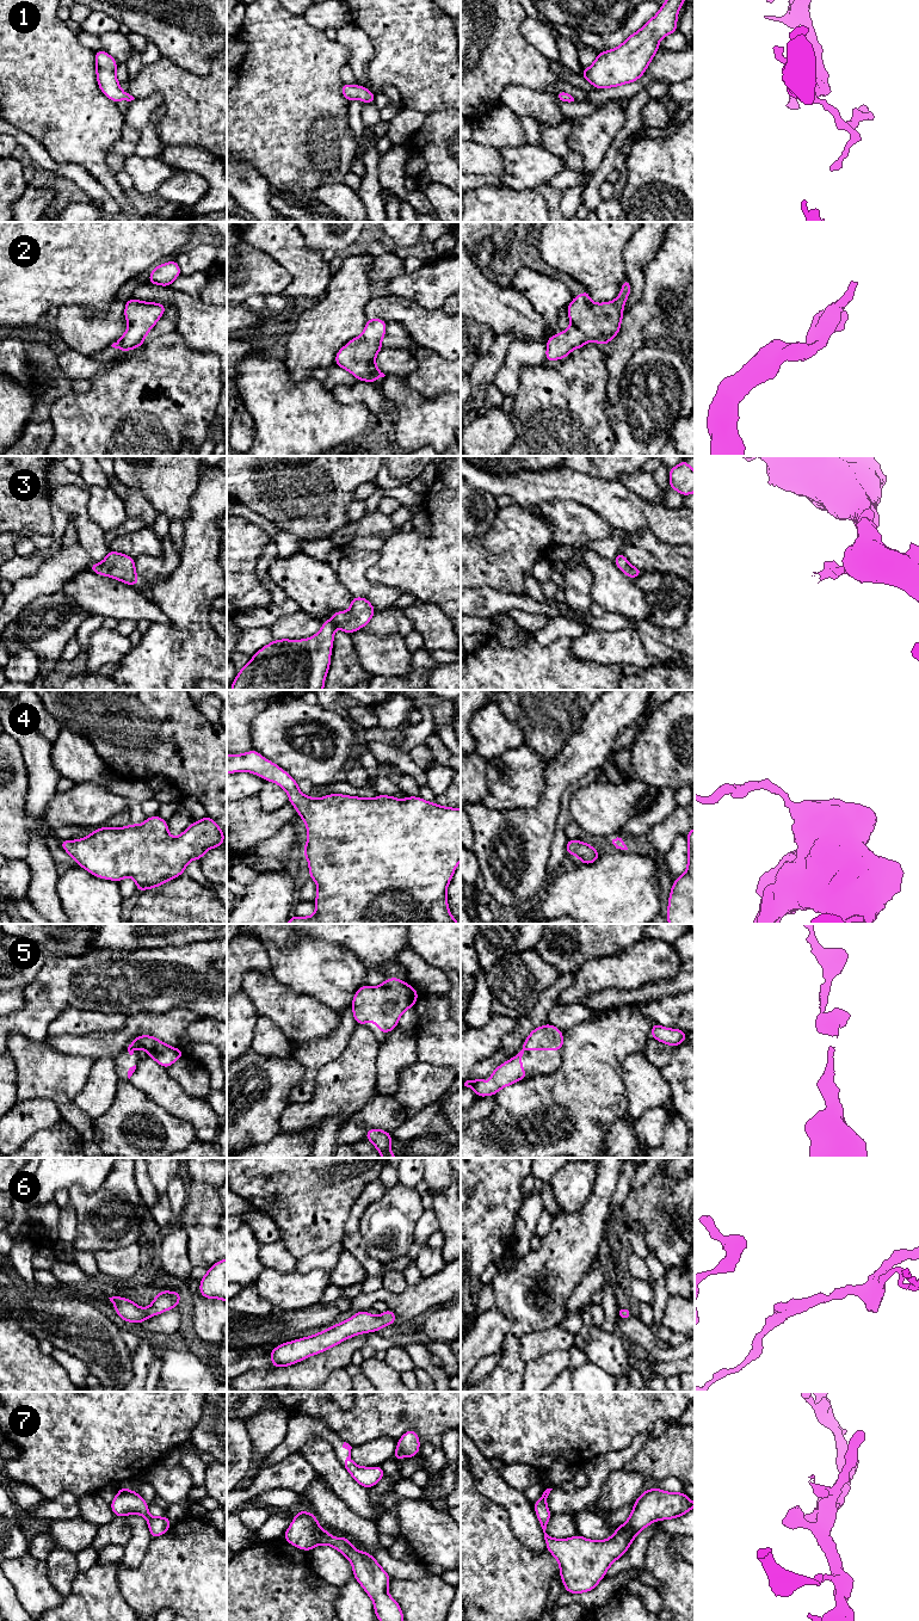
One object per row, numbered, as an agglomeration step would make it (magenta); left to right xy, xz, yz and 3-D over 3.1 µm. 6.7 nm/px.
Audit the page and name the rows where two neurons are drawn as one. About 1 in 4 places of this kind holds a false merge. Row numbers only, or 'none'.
none

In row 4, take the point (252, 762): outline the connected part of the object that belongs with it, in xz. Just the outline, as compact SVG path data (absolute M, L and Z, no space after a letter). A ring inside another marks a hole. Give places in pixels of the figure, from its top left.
M251 750L243 754L227 754L227 773L241 771L248 771L263 777L264 781L275 782L280 785L286 791L289 802L297 809L300 819L303 819L307 826L308 840L303 846L303 855L309 864L308 876L317 885L316 899L314 901L316 912L312 917L290 917L286 924L460 924L450 914L446 888L461 861L461 809L427 802L420 796L407 796L405 800L381 794L375 799L341 794L329 794L321 799L309 797L300 791L297 781L291 778L285 770L264 758L255 750Z

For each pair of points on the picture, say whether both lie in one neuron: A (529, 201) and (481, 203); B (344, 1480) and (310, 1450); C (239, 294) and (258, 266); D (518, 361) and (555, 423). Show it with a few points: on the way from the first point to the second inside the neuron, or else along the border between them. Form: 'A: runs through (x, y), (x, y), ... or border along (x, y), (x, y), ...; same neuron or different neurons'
A: runs through (517, 203), (493, 203); same neuron
B: runs through (335, 1473), (319, 1456); same neuron
C: runs through (245, 287), (251, 273); same neuron
D: border along (543, 363), (520, 369), (519, 386), (514, 394); different neurons

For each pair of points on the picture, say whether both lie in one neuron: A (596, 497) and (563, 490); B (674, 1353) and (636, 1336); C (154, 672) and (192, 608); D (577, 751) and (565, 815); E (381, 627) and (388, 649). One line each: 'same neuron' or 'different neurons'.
A: same neuron
B: same neuron
C: same neuron
D: different neurons
E: different neurons

